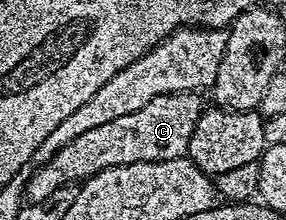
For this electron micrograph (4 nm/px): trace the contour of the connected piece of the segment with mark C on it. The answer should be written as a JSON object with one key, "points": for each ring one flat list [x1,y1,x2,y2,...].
{"points":[[194,91,158,95,153,97,153,101,149,101,149,105,137,109,137,113,125,113,125,117,117,117,117,121,109,121,98,129,88,129,86,133,81,133,81,137,73,137,73,141,69,141,69,145,65,145,48,163,37,168,34,172,36,175,26,184,26,198,32,203,40,203,49,198,57,189,82,184,84,181,92,179,97,173,117,165,173,161,184,158,189,145,189,137,193,137,193,129,205,110,205,104,199,98,200,96]]}

